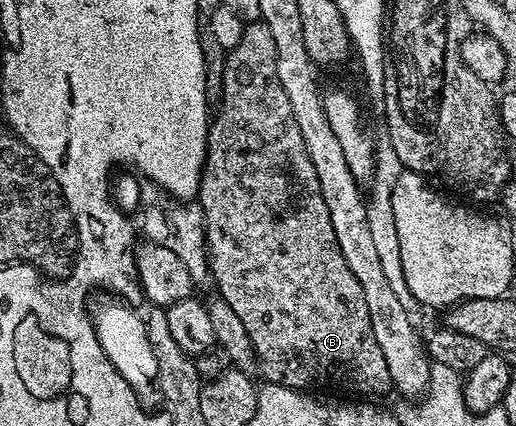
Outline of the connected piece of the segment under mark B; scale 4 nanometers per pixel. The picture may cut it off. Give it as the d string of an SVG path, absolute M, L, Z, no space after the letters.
M259 19L248 22L242 28L239 43L235 43L235 47L225 54L223 85L209 123L205 165L201 168L201 185L197 189L196 200L205 216L205 248L209 250L212 284L217 284L216 292L225 300L227 307L231 307L231 311L239 315L239 323L243 323L243 331L247 331L247 339L251 339L259 373L261 369L266 382L302 391L312 390L312 385L334 385L337 389L361 393L353 395L385 393L393 389L391 371L387 371L387 359L383 359L383 351L379 351L379 343L375 343L375 331L371 331L371 315L367 315L367 299L363 299L363 287L359 287L359 279L351 275L351 267L347 267L347 259L343 259L339 251L335 227L331 227L331 215L327 211L327 203L323 203L319 175L315 175L315 163L311 163L311 155L307 155L303 134L299 132L299 123L295 123L295 111L291 111L287 91L283 91L283 83L279 83L279 71L275 71L275 41L271 39L271 31L267 31L267 23Z

